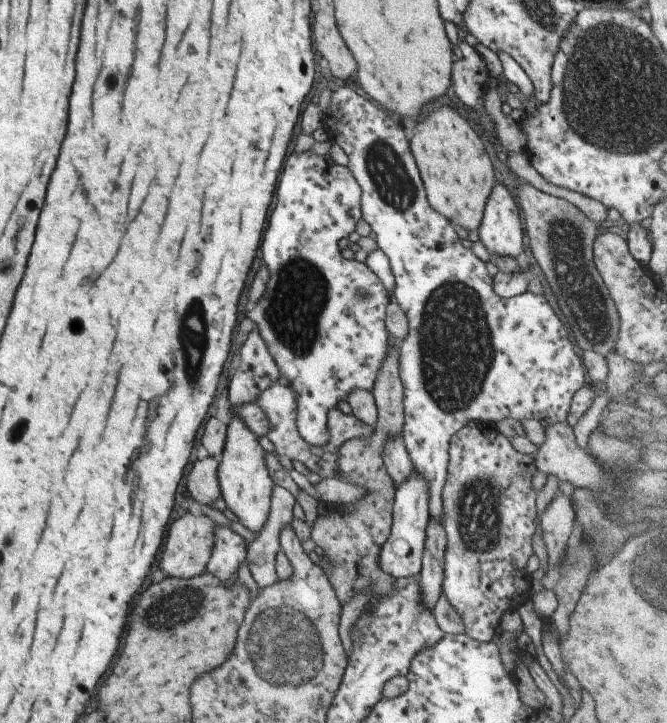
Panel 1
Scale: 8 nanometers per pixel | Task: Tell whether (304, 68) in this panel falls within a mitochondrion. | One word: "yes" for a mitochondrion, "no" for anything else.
no

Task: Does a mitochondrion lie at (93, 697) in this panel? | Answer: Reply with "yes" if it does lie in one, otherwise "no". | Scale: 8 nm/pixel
no

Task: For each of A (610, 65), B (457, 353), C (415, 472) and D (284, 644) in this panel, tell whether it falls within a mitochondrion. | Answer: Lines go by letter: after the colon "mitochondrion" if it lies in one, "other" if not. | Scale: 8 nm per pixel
A: mitochondrion
B: mitochondrion
C: other
D: mitochondrion

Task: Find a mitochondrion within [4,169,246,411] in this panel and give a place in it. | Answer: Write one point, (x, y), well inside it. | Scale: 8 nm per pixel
(193, 339)

